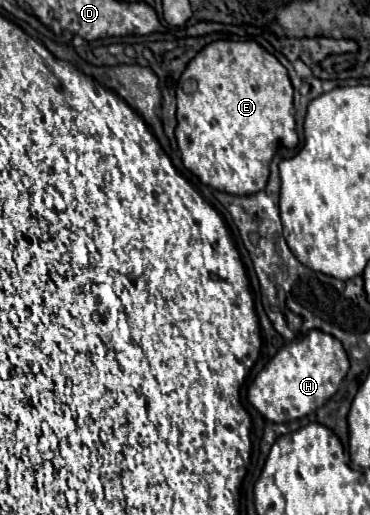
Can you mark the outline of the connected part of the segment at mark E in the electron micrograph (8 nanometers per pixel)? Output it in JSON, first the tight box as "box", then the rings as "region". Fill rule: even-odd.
{"box":[176,41,298,195],"region":[[[214,41],[206,45],[186,67],[176,89],[178,125],[176,141],[182,163],[204,185],[232,195],[252,195],[266,187],[270,161],[278,147],[294,149],[298,145],[292,83],[286,67],[256,41]]]}

